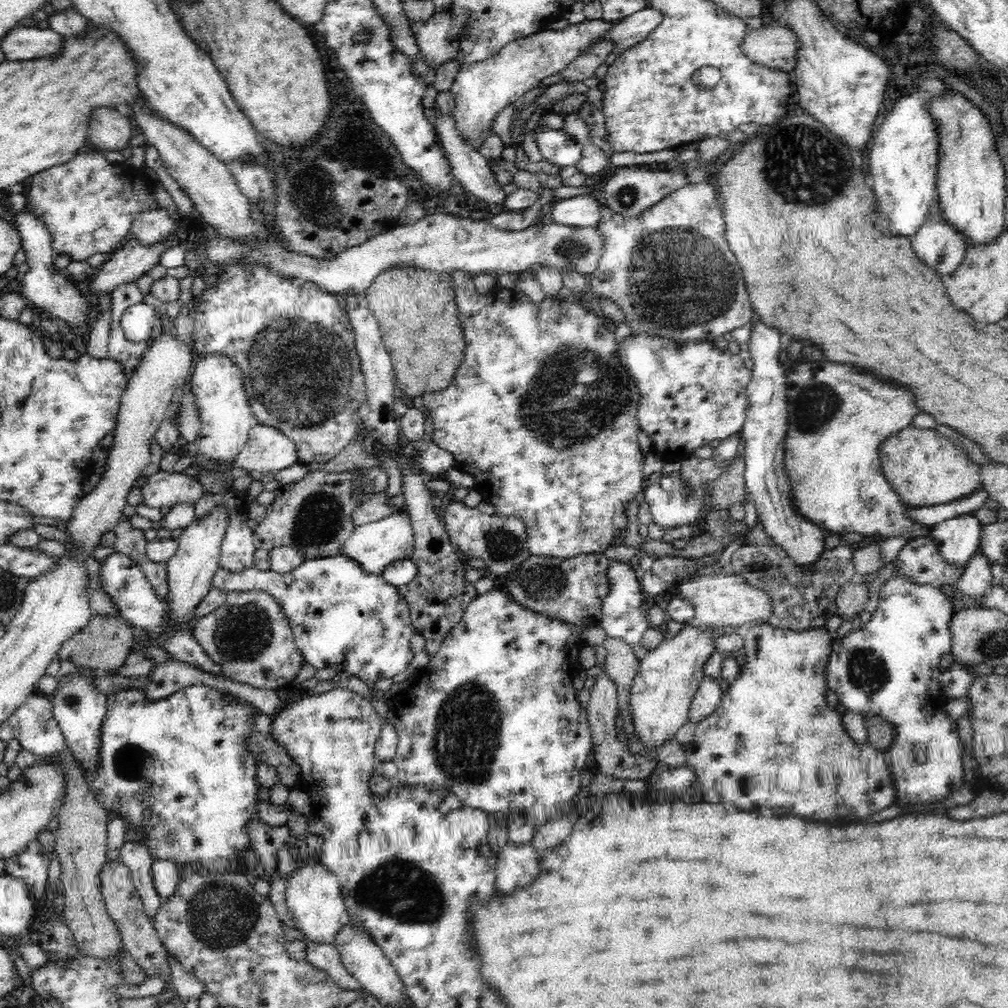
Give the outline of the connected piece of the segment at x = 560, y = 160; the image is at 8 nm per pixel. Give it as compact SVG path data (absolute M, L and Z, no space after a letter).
M538 130L538 146L543 160L559 166L576 166L582 156L582 145L571 140L570 133L562 130Z

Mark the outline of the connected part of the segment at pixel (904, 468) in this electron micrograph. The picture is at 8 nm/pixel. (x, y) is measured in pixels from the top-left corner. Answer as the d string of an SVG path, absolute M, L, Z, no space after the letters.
M914 425L893 437L890 437L880 448L881 465L889 485L897 491L898 496L909 508L933 507L936 505L952 504L954 501L964 500L973 496L982 488L982 477L979 476L979 465L974 464L965 450L956 447L948 438L939 434L935 429L921 430Z

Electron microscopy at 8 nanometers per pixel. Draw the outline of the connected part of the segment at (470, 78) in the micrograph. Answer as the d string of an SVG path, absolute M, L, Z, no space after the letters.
M586 19L575 25L569 24L562 30L544 28L540 33L507 43L483 60L459 66L449 90L455 100L451 115L458 134L472 148L478 149L492 132L492 122L504 108L511 106L528 90L538 87L544 78L564 70L570 61L578 58L594 42L607 38L613 25L604 19Z

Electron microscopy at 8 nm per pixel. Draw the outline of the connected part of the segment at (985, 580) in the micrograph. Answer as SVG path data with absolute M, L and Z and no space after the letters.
M978 551L972 555L971 561L965 568L965 574L959 579L956 584L957 590L962 591L968 597L970 607L985 607L983 596L990 590L994 579L991 574L990 560L982 556L982 552Z

